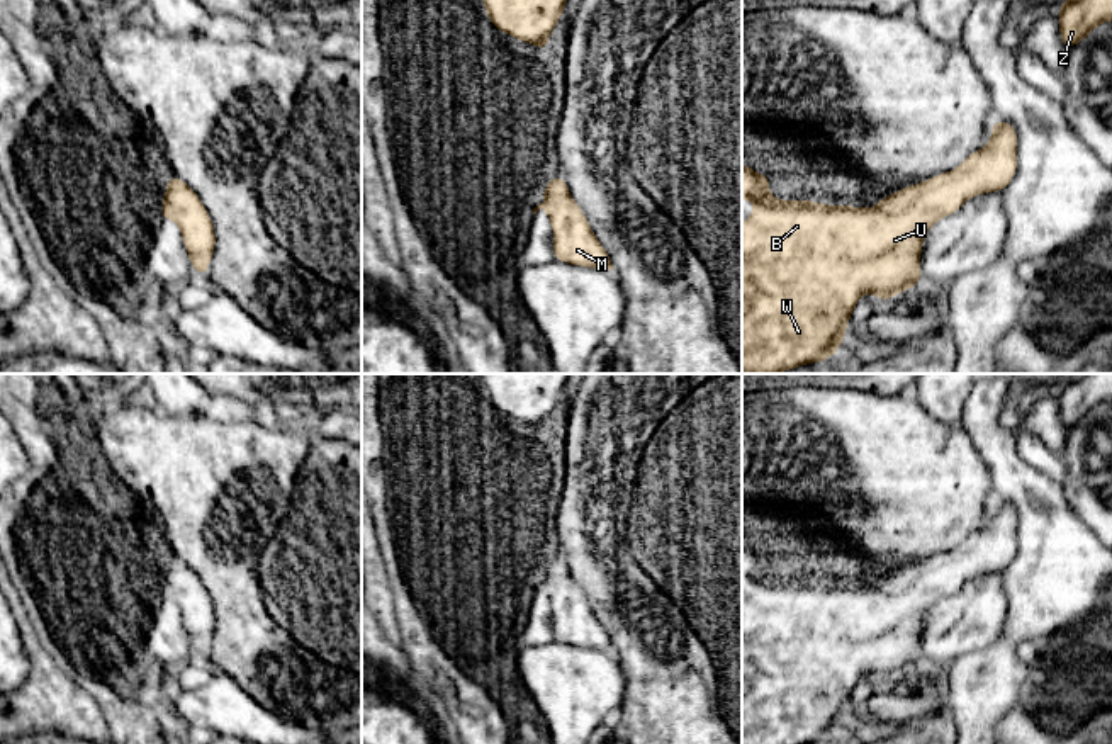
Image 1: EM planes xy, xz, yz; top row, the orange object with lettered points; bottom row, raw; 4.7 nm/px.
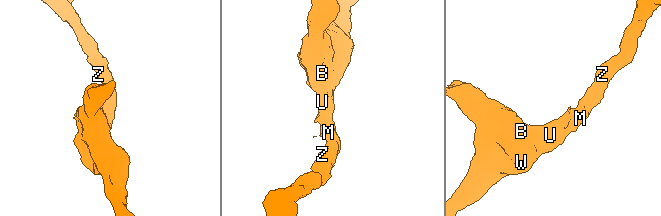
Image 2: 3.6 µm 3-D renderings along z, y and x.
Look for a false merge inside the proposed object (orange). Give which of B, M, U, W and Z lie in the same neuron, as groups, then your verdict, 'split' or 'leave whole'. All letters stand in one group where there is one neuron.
B M U W Z; leave whole

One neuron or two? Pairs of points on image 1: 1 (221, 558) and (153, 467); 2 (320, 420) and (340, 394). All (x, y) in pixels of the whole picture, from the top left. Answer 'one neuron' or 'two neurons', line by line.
1: one neuron
2: two neurons

